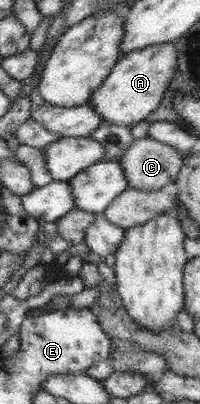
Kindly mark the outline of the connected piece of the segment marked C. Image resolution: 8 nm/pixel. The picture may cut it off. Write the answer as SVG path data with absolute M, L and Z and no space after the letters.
M151 136L137 138L119 156L129 188L155 191L175 184L184 159L181 152Z

